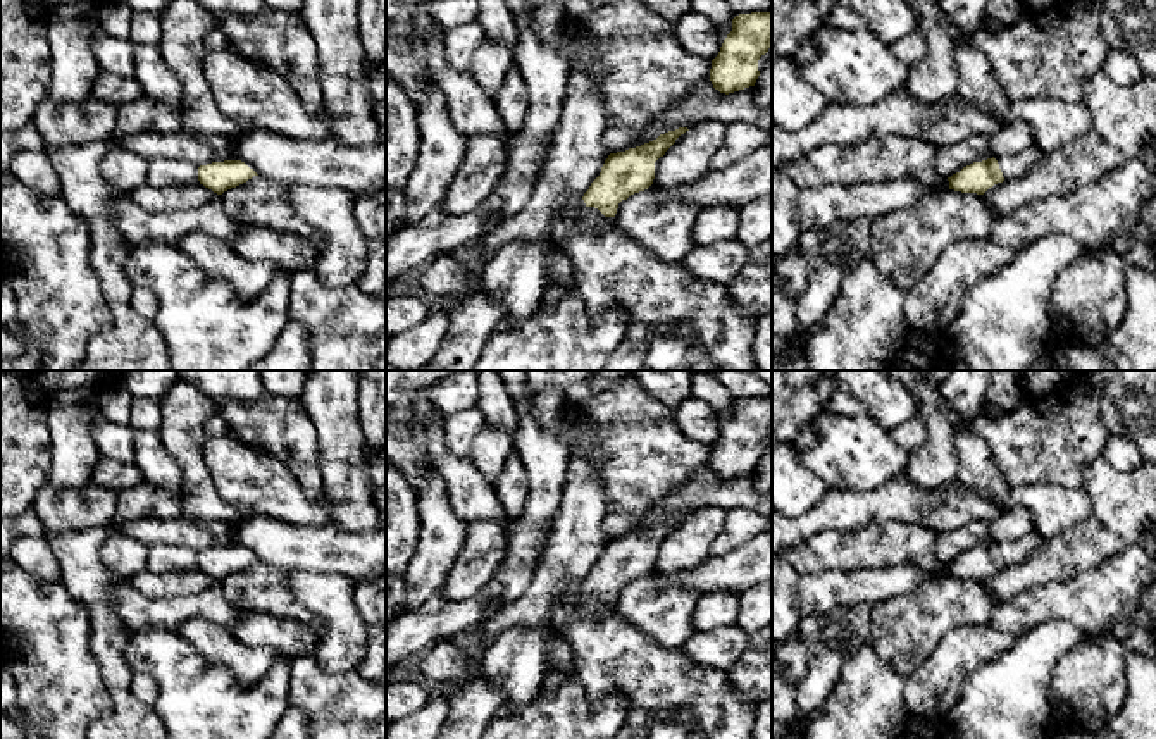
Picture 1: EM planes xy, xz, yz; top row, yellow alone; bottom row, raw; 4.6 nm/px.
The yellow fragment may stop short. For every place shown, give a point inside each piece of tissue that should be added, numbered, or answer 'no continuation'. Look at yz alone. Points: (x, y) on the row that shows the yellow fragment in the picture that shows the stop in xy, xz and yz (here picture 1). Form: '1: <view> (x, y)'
1: yz (1012, 166)

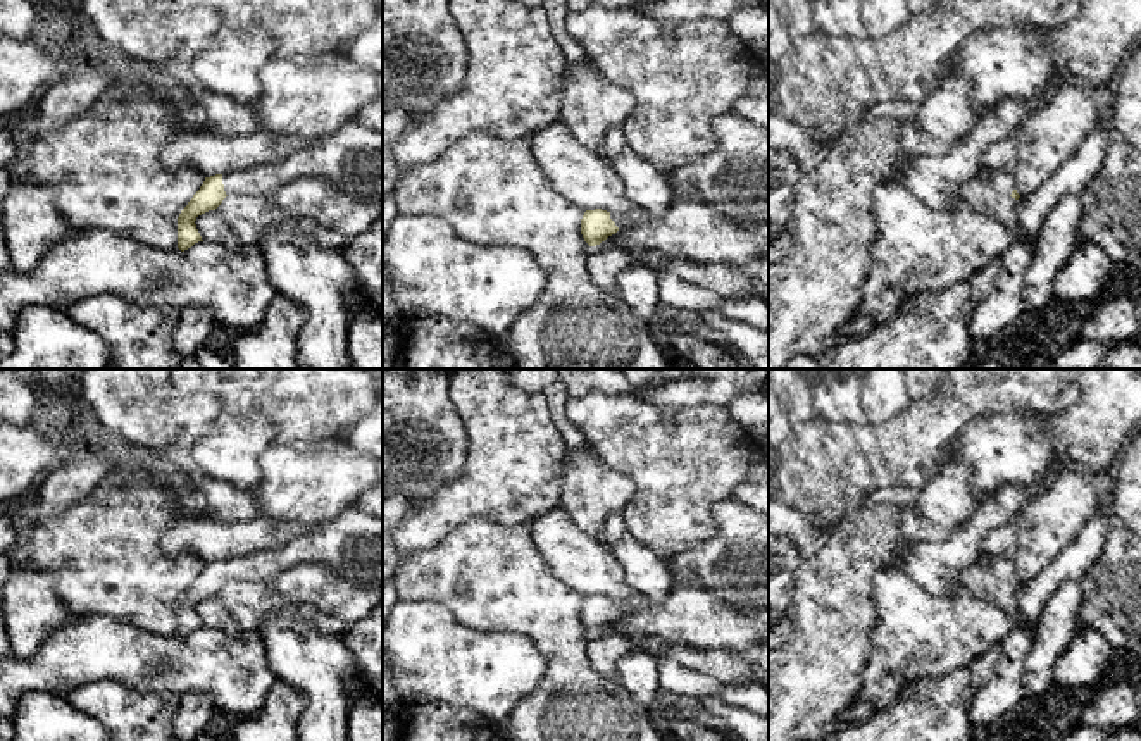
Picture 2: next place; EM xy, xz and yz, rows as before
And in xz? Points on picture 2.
1: xz (640, 216)

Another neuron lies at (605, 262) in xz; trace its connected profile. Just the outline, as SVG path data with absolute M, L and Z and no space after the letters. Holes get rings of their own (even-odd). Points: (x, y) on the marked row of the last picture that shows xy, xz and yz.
M608 240L591 248L586 269L593 283L608 293L617 295L617 277L633 265L633 257Z

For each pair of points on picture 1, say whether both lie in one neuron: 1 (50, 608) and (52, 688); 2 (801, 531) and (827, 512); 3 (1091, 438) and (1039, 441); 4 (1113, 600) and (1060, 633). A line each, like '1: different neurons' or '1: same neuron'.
1: same neuron
2: same neuron
3: same neuron
4: different neurons

